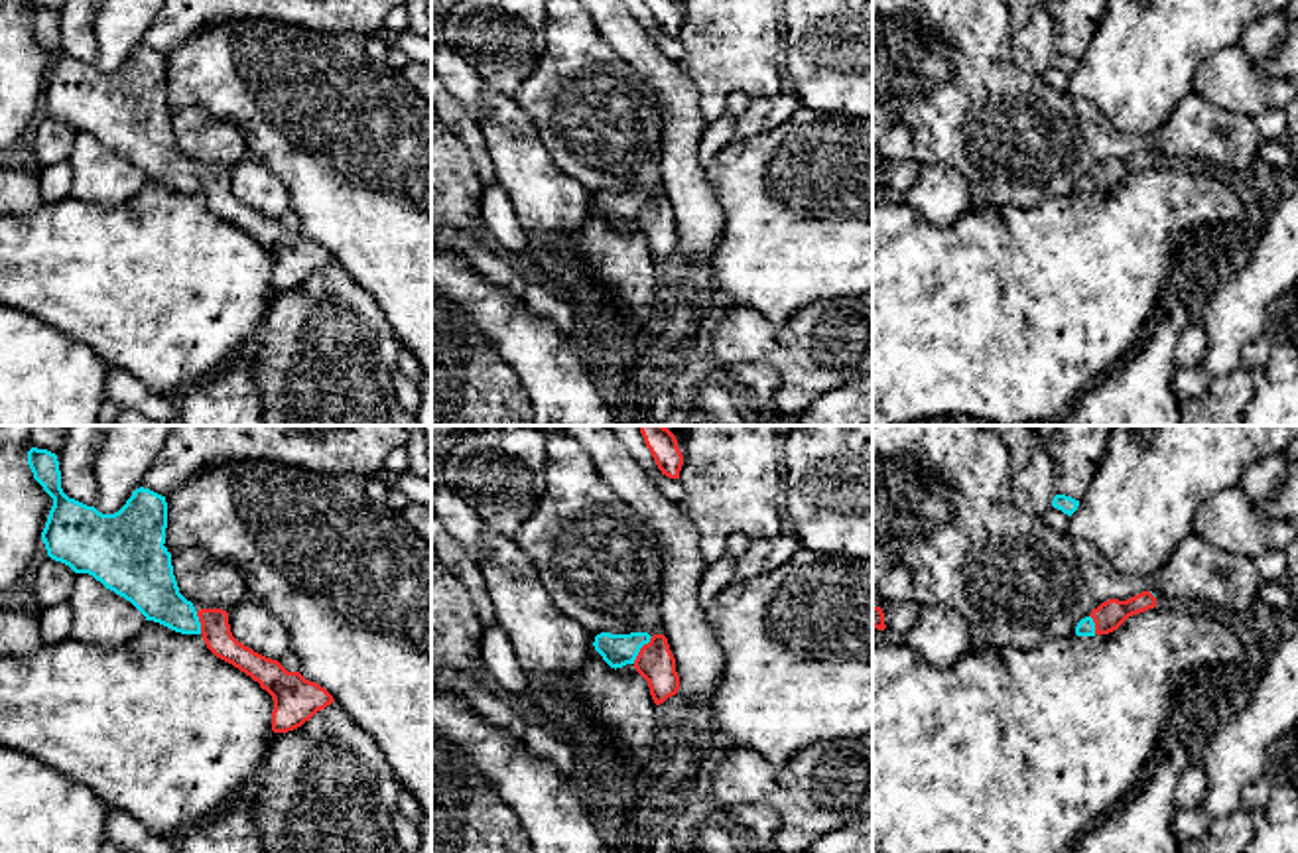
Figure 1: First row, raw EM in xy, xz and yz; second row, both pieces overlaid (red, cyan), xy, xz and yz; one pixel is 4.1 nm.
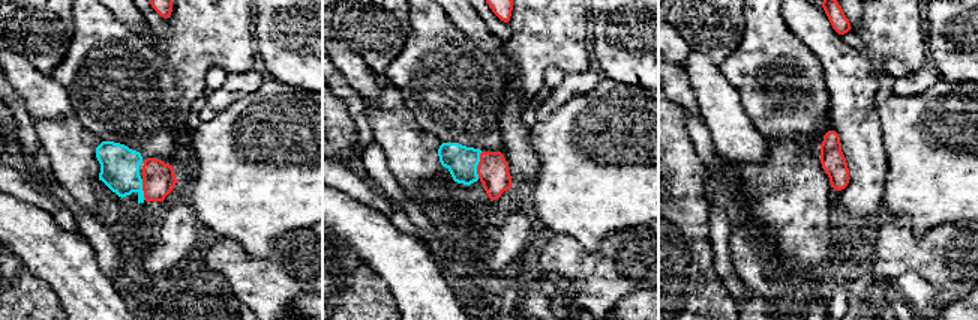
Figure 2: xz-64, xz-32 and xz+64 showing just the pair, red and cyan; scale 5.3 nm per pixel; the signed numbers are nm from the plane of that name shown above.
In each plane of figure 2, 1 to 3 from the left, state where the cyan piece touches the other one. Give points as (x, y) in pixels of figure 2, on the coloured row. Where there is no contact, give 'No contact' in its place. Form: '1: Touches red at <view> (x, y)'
1: Touches red at xz-64 (143, 190)
2: Touches red at xz-32 (477, 166)
3: No contact

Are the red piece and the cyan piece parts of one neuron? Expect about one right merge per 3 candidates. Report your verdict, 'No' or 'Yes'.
Yes

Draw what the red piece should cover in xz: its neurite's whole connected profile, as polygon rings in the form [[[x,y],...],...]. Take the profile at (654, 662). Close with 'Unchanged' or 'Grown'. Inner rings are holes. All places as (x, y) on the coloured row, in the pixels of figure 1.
[[[601,632],[595,636],[593,646],[615,670],[632,664],[648,682],[650,695],[656,705],[678,693],[680,676],[676,672],[676,658],[664,634],[650,636],[648,632]]]. Grown

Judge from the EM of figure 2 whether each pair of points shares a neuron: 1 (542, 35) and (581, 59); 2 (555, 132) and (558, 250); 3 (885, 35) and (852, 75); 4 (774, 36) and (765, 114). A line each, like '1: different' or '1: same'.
1: same
2: different
3: different
4: same

